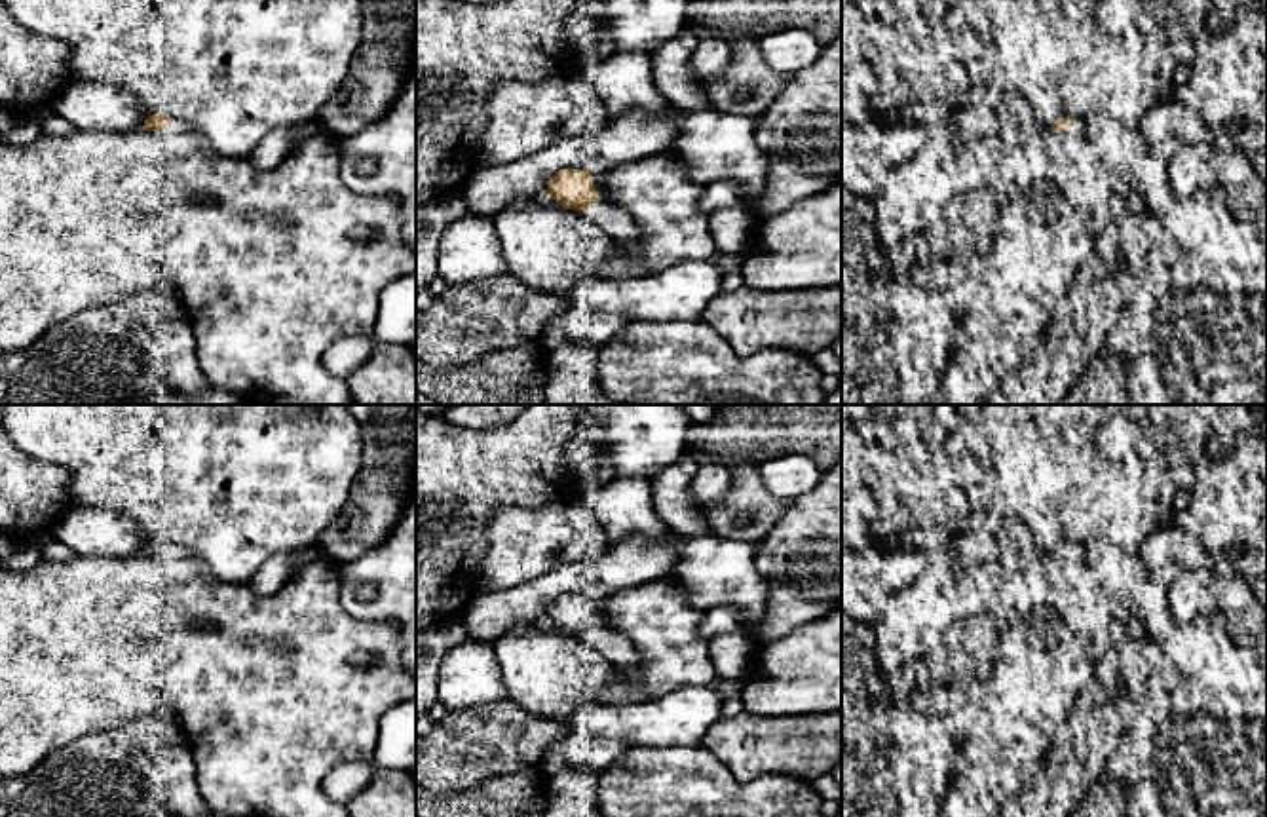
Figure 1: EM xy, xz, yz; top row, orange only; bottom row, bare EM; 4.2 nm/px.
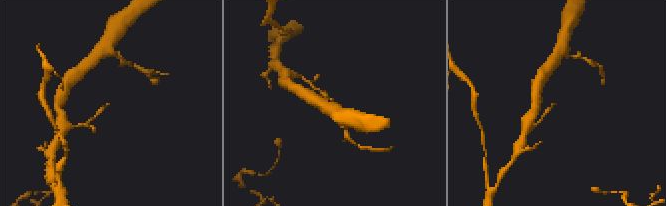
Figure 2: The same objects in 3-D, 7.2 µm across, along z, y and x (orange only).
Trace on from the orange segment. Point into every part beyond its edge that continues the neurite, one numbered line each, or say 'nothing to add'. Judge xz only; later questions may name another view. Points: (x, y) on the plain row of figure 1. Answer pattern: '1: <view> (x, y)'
1: xz (618, 650)

